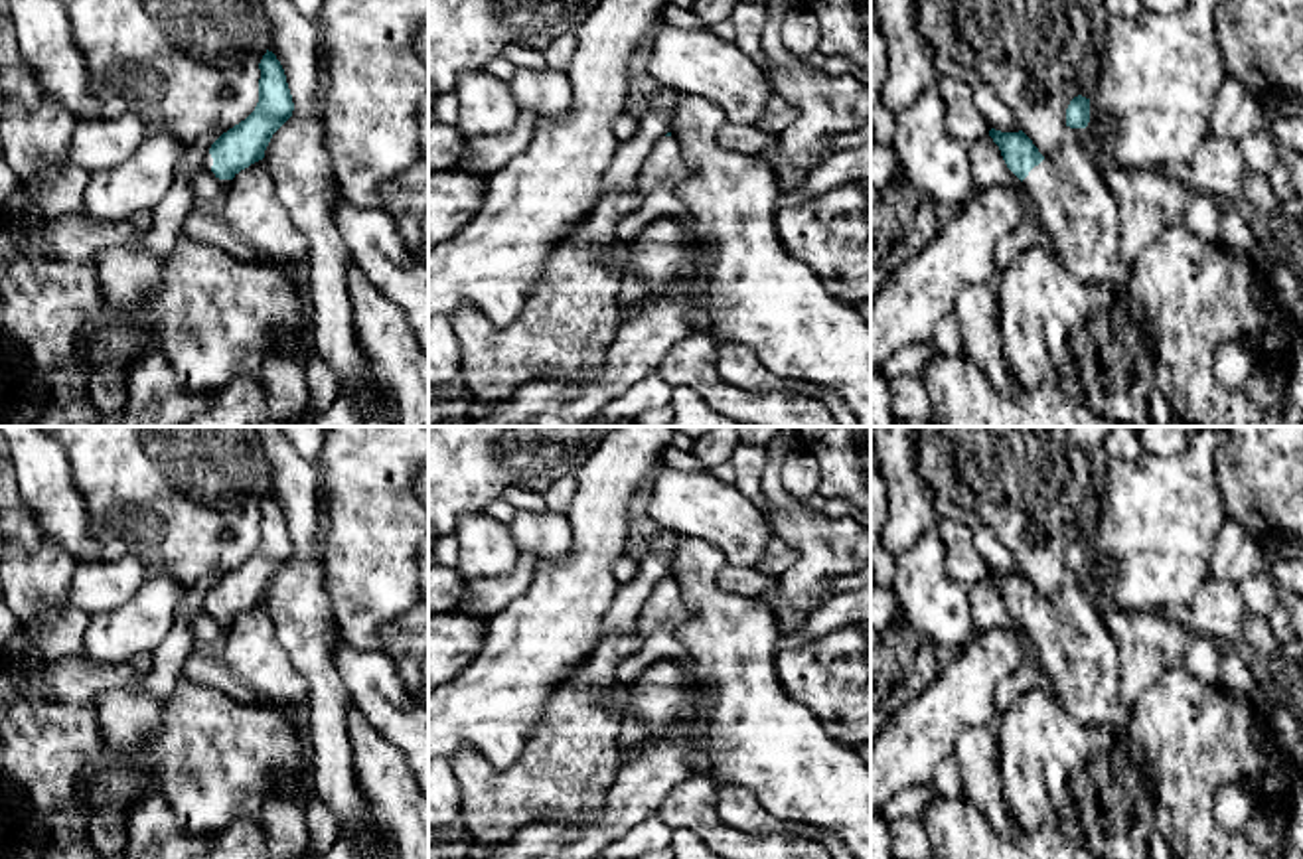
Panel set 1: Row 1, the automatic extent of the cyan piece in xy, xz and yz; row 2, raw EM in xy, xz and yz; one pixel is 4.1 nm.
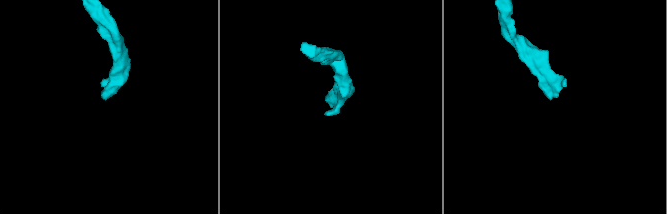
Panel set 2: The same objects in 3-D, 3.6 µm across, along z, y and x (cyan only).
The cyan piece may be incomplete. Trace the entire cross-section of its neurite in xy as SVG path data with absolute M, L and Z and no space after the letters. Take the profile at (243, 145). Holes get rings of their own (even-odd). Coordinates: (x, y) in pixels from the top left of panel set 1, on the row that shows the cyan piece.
M267 49L259 69L259 103L255 111L223 132L203 158L203 168L221 180L223 192L241 170L265 158L272 134L294 111L284 69L272 51Z

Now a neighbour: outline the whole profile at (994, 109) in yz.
M922 38L922 47L926 55L934 61L936 69L940 75L952 75L961 81L965 81L975 97L975 105L981 111L981 115L987 118L991 128L1001 130L1001 132L1019 132L1019 124L1013 118L1011 111L1007 105L997 97L995 89L983 81L983 77L967 69L950 57L942 55L928 39Z

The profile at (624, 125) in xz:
M628 113L618 115L612 122L612 130L614 130L614 136L618 142L626 142L626 140L634 138L638 128L640 128L638 118L634 118Z

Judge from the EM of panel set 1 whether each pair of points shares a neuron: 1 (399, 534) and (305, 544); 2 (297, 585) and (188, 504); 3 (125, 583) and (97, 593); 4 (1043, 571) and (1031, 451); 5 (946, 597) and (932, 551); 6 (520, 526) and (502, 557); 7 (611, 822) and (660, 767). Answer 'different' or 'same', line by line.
1: different
2: different
3: same
4: same
5: same
6: different
7: same

